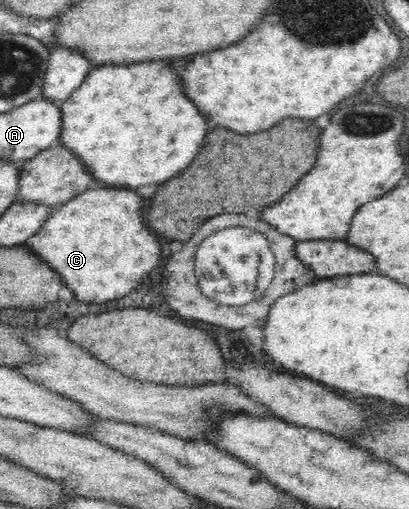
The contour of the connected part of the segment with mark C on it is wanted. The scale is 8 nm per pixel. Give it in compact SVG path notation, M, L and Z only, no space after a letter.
M112 186L104 190L93 187L53 211L40 232L28 238L25 244L54 268L68 286L76 290L78 300L88 304L120 300L158 268L162 256L162 244L142 220L142 206L142 196L132 189Z

